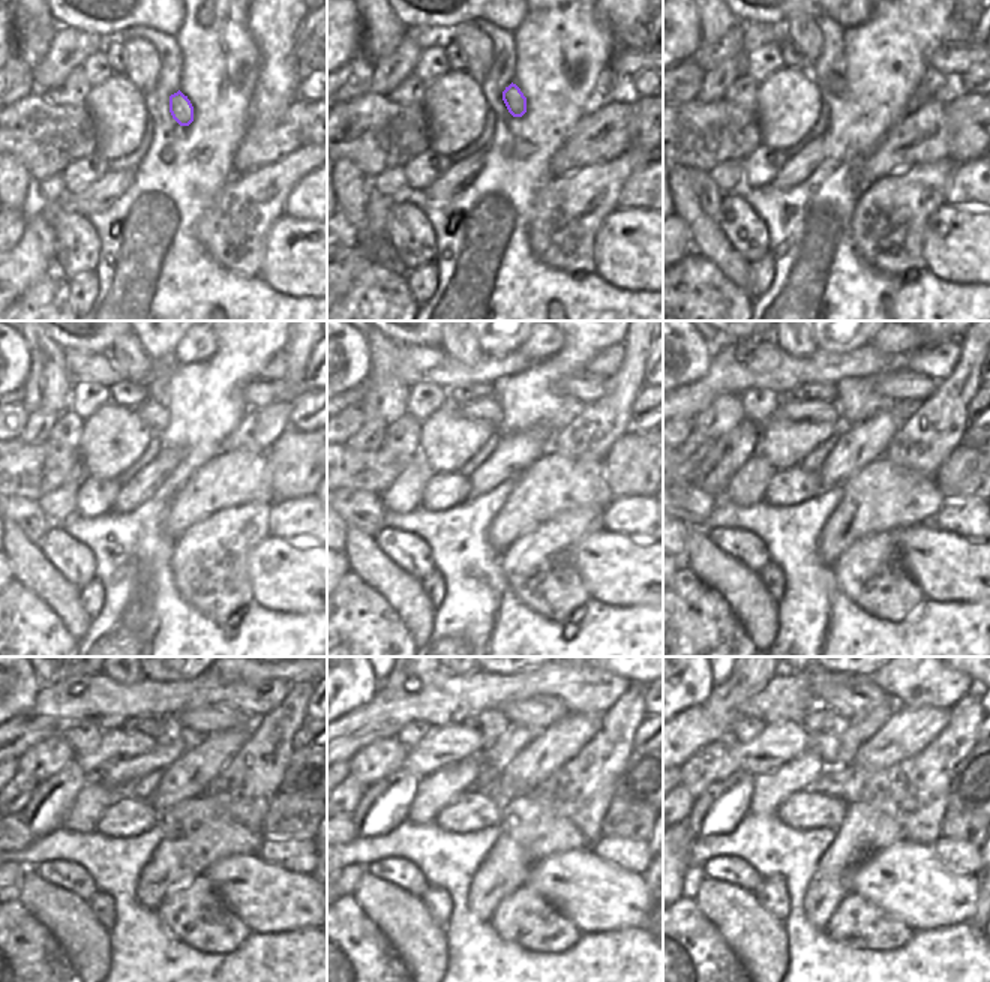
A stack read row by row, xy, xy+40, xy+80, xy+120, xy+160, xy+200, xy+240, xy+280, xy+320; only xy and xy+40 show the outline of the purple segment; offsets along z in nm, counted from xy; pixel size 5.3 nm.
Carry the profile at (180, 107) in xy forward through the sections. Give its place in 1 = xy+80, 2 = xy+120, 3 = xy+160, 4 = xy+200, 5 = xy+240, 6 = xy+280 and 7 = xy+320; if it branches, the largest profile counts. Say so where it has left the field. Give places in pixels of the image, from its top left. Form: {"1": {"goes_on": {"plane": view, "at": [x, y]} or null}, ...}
{"1": {"goes_on": {"plane": "xy+80", "at": [836, 86]}}, "2": {"goes_on": {"plane": "xy+120", "at": [156, 416]}}, "3": {"goes_on": {"plane": "xy+160", "at": [488, 411]}}, "4": {"goes_on": {"plane": "xy+200", "at": [815, 410]}}, "5": {"goes_on": {"plane": "xy+240", "at": [116, 744]}}, "6": {"goes_on": {"plane": "xy+280", "at": [444, 745]}}, "7": {"goes_on": {"plane": "xy+320", "at": [780, 742]}}}

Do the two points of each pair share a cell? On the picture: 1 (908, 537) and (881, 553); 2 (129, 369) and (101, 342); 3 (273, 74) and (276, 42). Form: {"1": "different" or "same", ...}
{"1": "different", "2": "different", "3": "same"}

